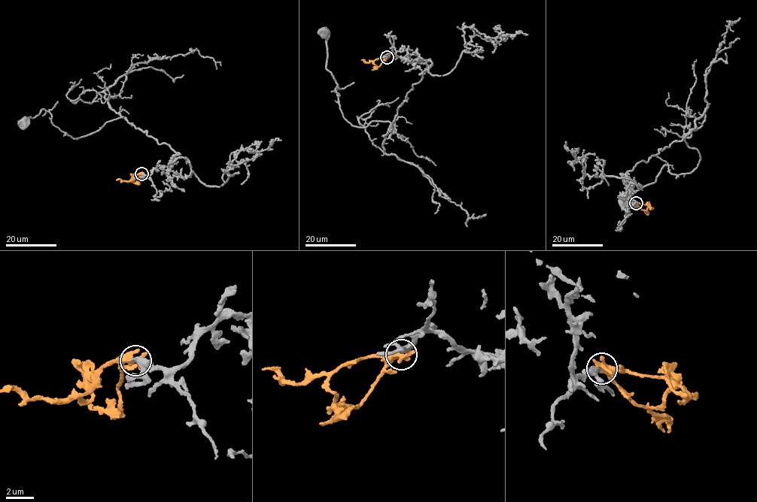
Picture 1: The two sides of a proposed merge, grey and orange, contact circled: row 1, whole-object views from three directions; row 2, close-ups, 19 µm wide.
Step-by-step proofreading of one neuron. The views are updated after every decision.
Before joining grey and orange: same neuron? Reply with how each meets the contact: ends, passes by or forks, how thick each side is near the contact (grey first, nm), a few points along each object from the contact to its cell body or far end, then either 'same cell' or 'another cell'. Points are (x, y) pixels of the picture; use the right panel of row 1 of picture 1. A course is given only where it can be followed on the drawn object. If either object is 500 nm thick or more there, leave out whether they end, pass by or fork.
420 nm thick on the grey side, 550 nm on the other; grey runs (635, 203), (626, 173), (691, 132), (682, 137), (700, 154), (697, 167), (678, 175), (664, 165), (623, 201); orange runs (636, 203), (647, 215); same cell

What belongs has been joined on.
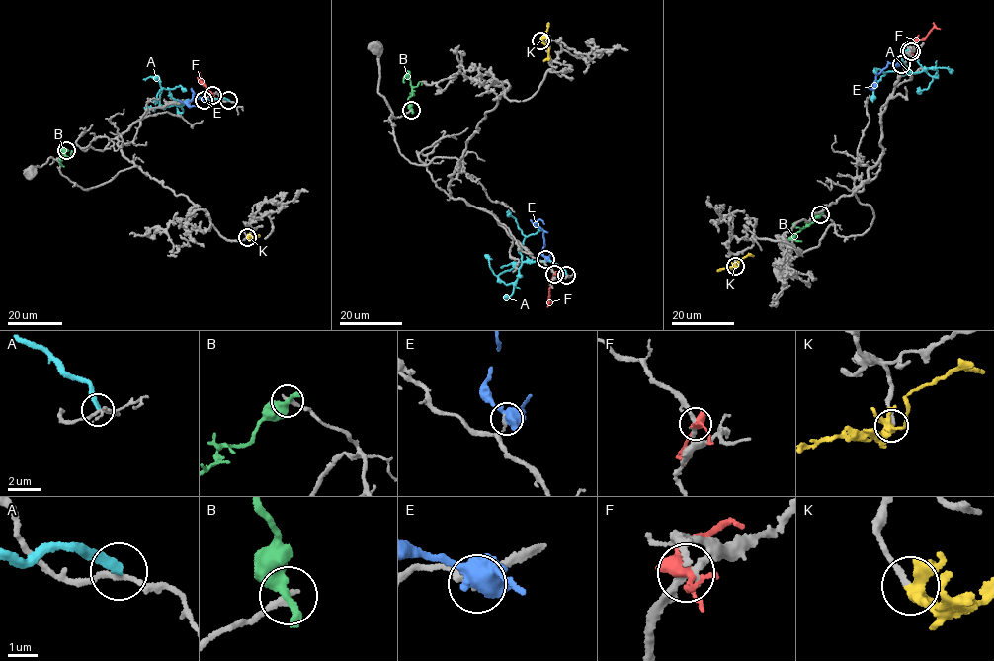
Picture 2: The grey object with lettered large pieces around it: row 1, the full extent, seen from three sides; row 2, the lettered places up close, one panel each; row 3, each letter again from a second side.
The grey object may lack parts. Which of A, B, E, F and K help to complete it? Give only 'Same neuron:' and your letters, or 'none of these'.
Same neuron: K

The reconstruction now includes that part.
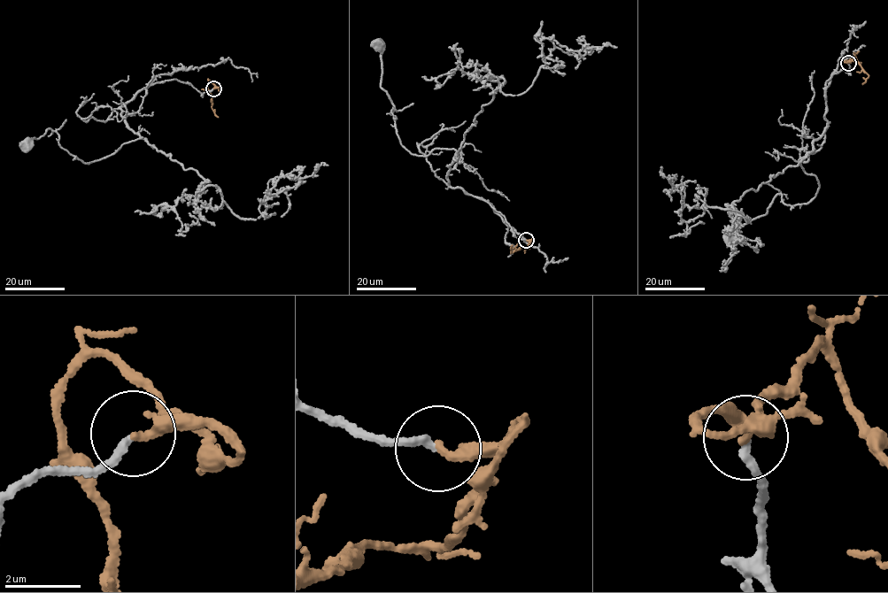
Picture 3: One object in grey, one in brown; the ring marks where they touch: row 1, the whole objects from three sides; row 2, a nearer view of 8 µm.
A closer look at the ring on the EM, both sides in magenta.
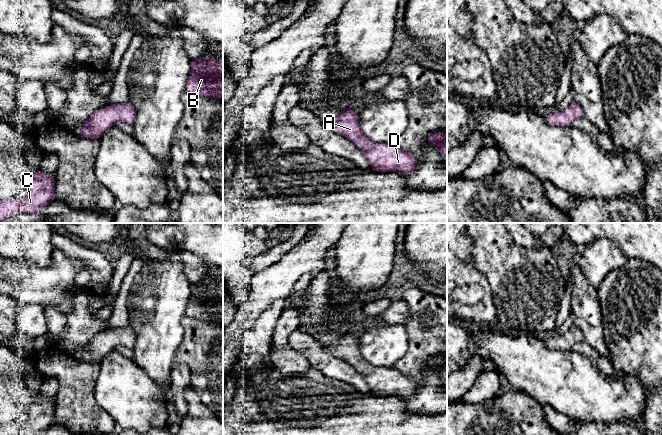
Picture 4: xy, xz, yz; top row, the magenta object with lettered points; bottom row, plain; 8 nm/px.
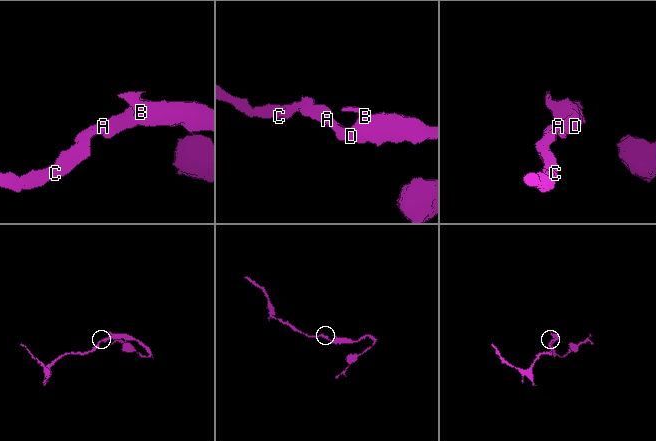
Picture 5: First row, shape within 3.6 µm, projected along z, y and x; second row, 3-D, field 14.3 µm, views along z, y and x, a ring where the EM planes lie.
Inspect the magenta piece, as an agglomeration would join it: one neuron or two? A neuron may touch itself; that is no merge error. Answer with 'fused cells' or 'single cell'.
single cell

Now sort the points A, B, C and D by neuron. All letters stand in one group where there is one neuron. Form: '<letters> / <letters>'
A B C D

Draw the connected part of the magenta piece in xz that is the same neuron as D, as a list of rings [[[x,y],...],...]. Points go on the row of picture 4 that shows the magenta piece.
[[[347,106],[341,107],[343,113],[335,119],[323,119],[331,130],[352,141],[366,156],[375,172],[399,172],[404,176],[419,172],[415,157],[392,144],[375,143],[364,136],[359,126],[359,114]]]

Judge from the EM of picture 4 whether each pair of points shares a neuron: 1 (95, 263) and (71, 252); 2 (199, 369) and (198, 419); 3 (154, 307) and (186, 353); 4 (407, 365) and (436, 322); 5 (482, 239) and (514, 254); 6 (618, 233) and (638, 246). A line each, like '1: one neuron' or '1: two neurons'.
1: one neuron
2: two neurons
3: two neurons
4: one neuron
5: one neuron
6: one neuron

